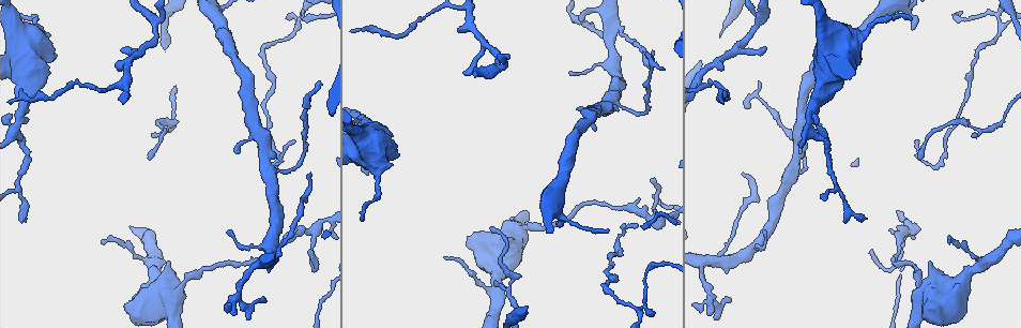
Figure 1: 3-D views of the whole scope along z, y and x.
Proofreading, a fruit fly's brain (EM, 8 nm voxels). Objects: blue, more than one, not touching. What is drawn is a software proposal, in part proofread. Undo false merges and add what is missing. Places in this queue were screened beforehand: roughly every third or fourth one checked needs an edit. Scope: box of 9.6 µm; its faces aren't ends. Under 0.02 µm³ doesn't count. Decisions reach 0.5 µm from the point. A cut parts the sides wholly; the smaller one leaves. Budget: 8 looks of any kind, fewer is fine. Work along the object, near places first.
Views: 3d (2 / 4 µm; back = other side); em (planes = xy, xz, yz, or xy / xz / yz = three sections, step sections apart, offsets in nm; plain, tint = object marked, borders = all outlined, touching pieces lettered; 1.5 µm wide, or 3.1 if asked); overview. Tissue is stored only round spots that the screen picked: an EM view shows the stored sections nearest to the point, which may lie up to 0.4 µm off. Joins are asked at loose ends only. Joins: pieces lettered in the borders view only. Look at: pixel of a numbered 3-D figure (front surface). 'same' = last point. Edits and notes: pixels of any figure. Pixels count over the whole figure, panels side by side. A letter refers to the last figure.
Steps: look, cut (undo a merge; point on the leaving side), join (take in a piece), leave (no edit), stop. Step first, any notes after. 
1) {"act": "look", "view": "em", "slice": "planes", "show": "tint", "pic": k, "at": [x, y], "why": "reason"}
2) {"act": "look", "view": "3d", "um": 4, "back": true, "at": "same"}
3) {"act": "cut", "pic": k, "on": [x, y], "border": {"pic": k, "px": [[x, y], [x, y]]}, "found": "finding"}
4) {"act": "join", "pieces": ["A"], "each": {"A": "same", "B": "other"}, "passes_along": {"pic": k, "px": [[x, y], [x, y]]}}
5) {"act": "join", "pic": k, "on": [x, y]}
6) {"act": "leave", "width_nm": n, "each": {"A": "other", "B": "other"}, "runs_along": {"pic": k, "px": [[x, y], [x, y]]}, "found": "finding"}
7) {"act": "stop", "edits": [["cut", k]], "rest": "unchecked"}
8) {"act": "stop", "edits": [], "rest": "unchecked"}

{"act": "look", "view": "3d", "um": 4, "pic": 1, "at": [308, 251], "why": "an open end"}

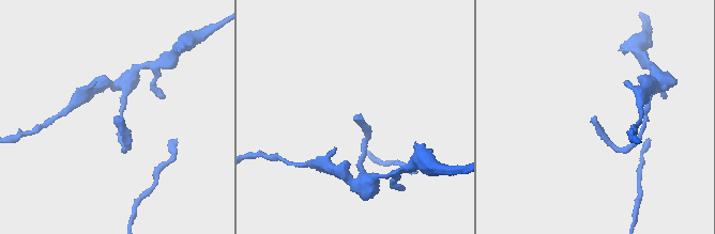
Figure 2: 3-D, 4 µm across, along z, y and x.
{"act": "look", "view": "em", "slice": "xy", "step": 8, "show": "tint", "pic": 2, "at": [355, 117], "why": "shape alone is not enough"}

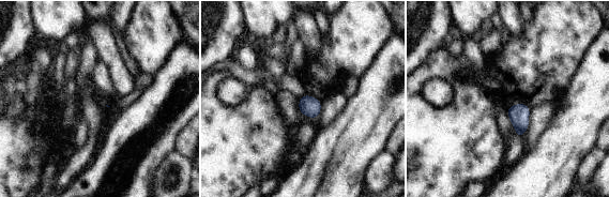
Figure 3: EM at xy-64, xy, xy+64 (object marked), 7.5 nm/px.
{"act": "look", "view": "em", "slice": "xy", "step": 8, "show": "borders", "at": "same", "why": "what lies round it"}

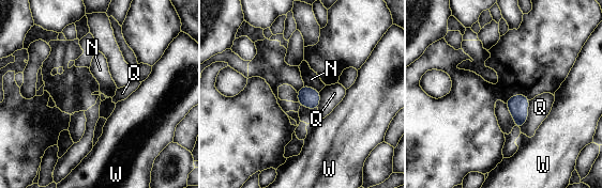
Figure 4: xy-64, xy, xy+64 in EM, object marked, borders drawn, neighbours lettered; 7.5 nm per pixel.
{"act": "leave", "each": {"N": "other", "Q": "other", "W": "other"}, "border": {"pic": 4, "px": [[304, 84], [319, 91]]}, "found": "none of them fits"}

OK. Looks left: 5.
{"act": "look", "view": "em", "slice": "xz", "step": 8, "show": "tint", "pic": 1, "at": [731, 300], "why": "branch stops here"}

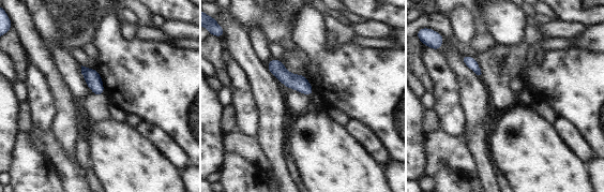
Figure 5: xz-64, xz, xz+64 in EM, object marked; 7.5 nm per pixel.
{"act": "look", "view": "em", "slice": "xz", "step": 8, "show": "borders", "at": "same", "why": "see the neighbours"}

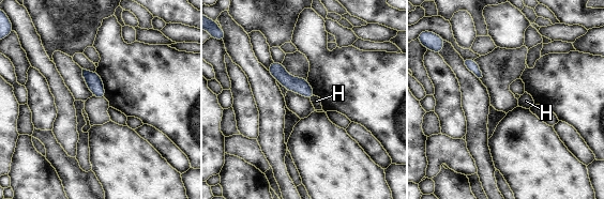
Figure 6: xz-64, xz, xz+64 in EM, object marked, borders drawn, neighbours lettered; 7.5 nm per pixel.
{"act": "leave", "longest_contact_nm": ["H", 50], "each": {"H": "other"}, "found": "no lettered piece goes on from it"}

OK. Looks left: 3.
{"act": "look", "view": "3d", "um": 4, "pic": 1, "at": [168, 125], "why": "a narrow waist"}

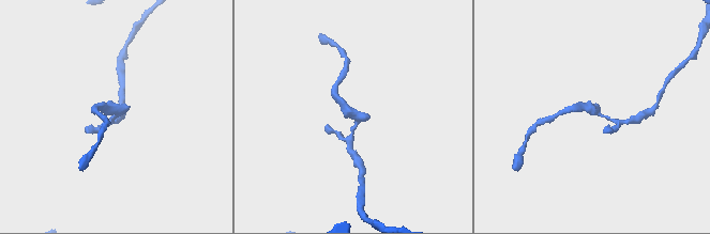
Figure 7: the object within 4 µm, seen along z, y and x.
{"act": "look", "view": "em", "slice": "xy", "step": 8, "show": "tint", "pic": 7, "at": [352, 129]}

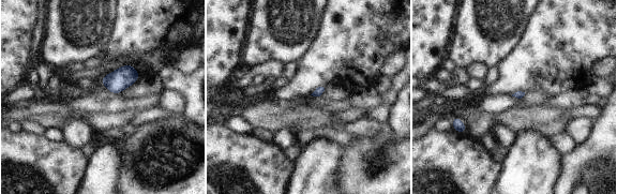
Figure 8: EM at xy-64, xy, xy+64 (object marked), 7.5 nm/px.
{"act": "look", "view": "em", "slice": "planes", "show": "borders", "at": "same", "why": "another direction"}

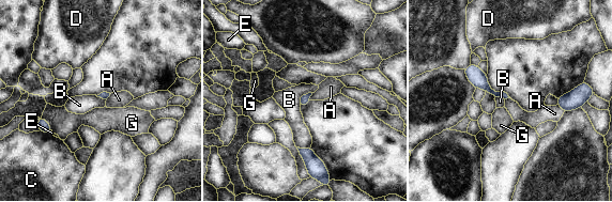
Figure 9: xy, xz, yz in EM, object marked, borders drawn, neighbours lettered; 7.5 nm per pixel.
{"act": "leave", "each": {"A": "other", "B": "other", "C": "other", "D": "other", "E": "other", "G": "other"}, "found": "one neuron here"}

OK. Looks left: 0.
{"act": "stop", "edits": [], "rest": "unchecked"}

